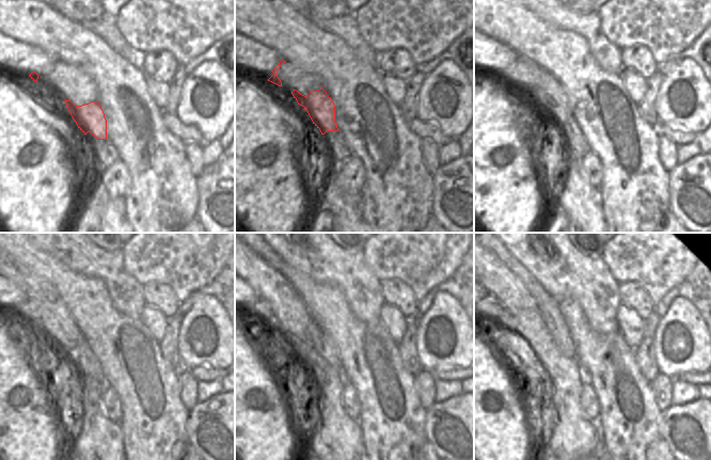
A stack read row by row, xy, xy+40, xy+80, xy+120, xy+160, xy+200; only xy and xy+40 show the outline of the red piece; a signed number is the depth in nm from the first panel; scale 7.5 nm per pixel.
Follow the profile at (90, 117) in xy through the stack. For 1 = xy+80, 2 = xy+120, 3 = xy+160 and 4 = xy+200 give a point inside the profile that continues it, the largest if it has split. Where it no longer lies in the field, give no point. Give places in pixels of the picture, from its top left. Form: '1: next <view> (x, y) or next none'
1: next xy+80 (536, 83)
2: next xy+120 (53, 319)
3: next xy+160 (268, 284)
4: next xy+200 (495, 278)

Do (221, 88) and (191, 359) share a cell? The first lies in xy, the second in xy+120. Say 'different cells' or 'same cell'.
same cell

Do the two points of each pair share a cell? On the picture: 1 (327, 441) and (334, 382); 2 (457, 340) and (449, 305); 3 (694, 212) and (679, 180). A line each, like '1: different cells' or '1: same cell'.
1: same cell
2: same cell
3: same cell

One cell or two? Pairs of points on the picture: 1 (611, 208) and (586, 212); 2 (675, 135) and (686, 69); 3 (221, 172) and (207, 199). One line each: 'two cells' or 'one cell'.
1: two cells
2: two cells
3: one cell

